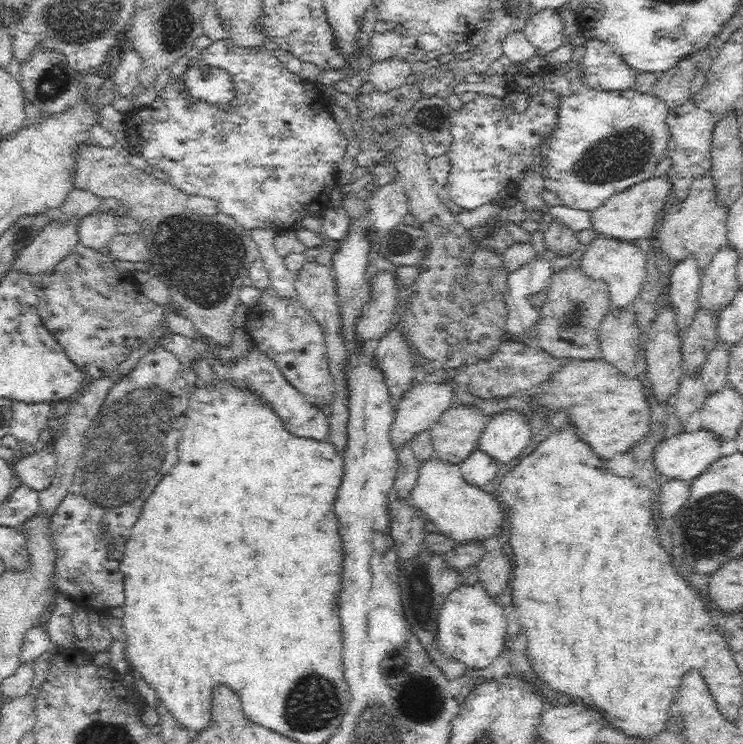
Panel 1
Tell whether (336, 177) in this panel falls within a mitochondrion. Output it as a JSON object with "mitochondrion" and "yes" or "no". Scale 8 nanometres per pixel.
{"mitochondrion":"no"}

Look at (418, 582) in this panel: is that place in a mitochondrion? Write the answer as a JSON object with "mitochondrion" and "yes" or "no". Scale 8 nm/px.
{"mitochondrion":"yes"}

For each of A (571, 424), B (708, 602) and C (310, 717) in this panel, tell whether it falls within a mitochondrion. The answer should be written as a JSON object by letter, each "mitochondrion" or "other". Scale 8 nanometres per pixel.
{"A":"other","B":"other","C":"mitochondrion"}

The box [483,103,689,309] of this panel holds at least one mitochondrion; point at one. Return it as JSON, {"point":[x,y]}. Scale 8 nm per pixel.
{"point":[606,162]}

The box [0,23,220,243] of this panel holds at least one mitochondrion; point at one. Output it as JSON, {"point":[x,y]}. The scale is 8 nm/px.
{"point":[52,79]}

